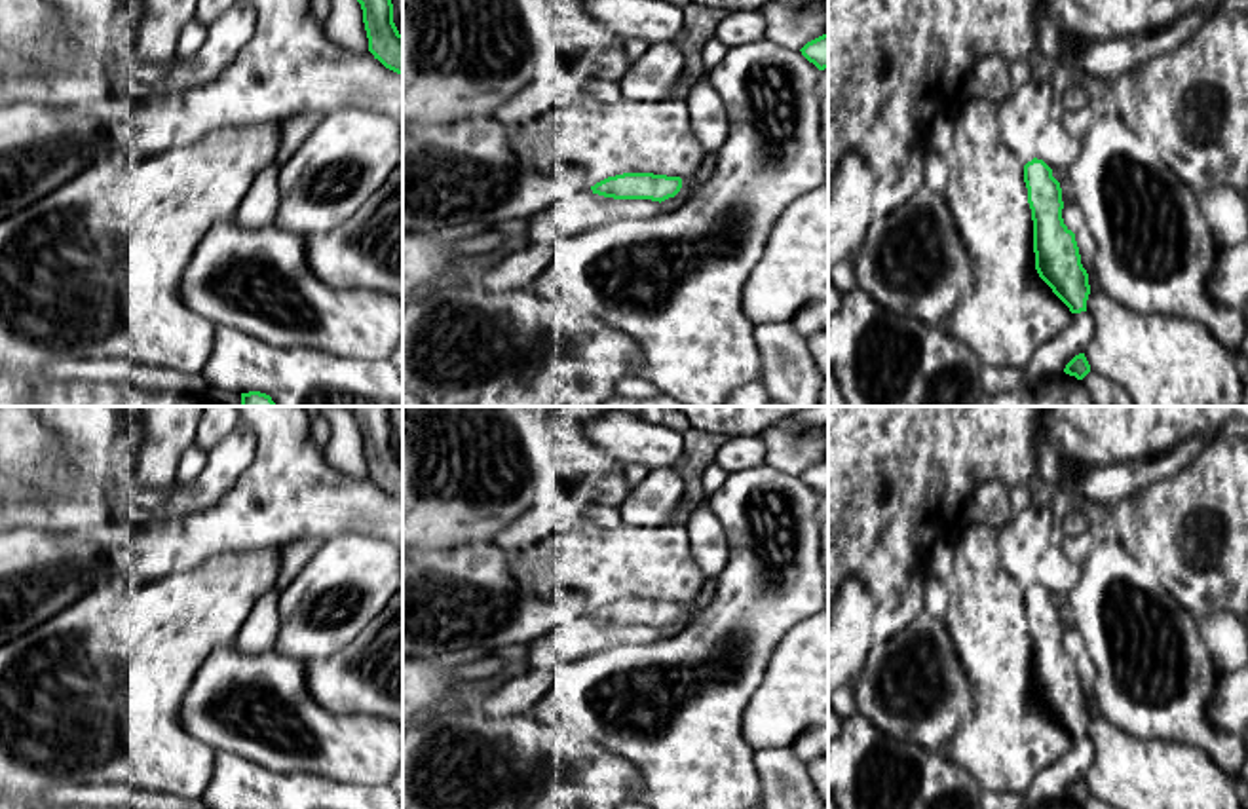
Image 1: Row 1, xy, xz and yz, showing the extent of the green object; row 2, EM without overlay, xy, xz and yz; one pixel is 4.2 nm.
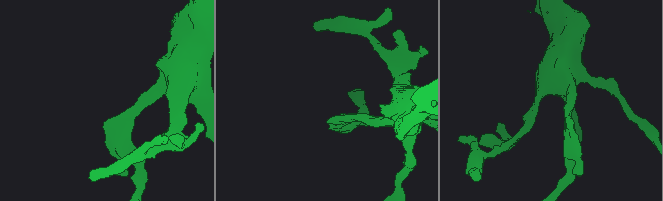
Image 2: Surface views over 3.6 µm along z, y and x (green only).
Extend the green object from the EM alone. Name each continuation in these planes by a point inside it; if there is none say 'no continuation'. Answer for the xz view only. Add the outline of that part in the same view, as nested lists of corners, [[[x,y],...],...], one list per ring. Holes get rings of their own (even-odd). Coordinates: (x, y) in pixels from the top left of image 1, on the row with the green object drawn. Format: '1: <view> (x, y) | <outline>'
no continuation

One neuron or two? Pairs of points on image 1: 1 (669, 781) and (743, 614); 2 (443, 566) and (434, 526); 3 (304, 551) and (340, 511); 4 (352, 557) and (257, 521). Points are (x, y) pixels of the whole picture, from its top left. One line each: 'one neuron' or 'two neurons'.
1: one neuron
2: two neurons
3: two neurons
4: two neurons

